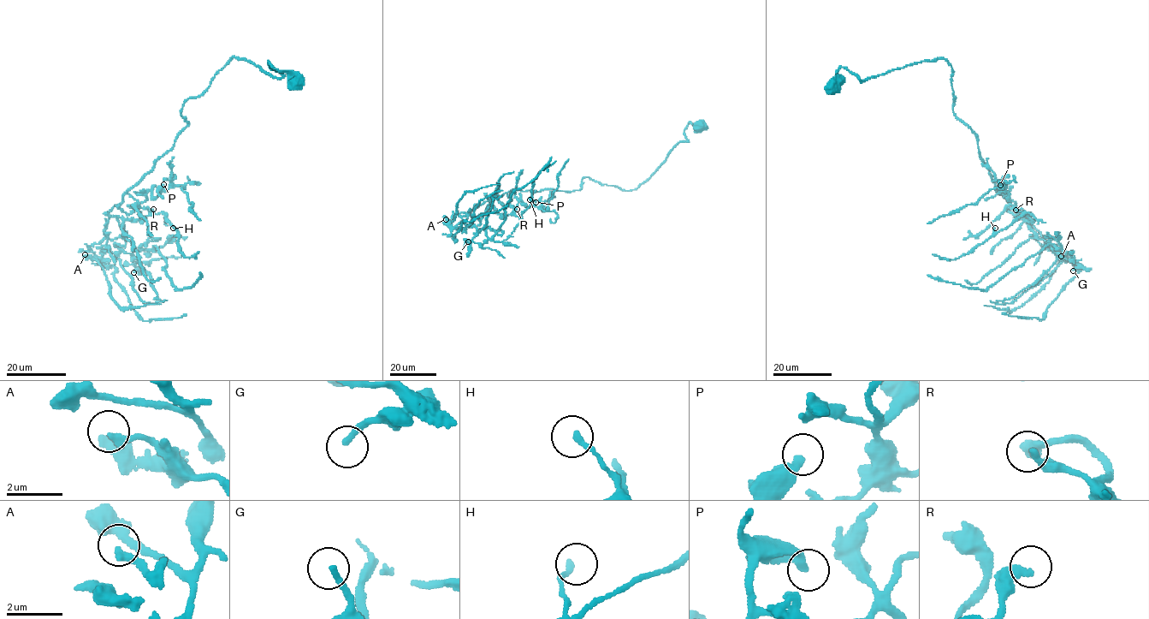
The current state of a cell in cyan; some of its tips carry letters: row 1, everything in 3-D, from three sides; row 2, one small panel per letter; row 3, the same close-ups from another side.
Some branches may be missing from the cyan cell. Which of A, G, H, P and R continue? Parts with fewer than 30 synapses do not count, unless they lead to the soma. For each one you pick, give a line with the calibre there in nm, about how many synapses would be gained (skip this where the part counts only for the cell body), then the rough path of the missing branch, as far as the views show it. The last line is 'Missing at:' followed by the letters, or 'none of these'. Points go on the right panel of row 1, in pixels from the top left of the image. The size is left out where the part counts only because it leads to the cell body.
R: 260 nm thick; about 45 synapses; missing branch runs (1015, 210), (1009, 206), (992, 214), (939, 247), (929, 246), (919, 241)
Missing at: R

